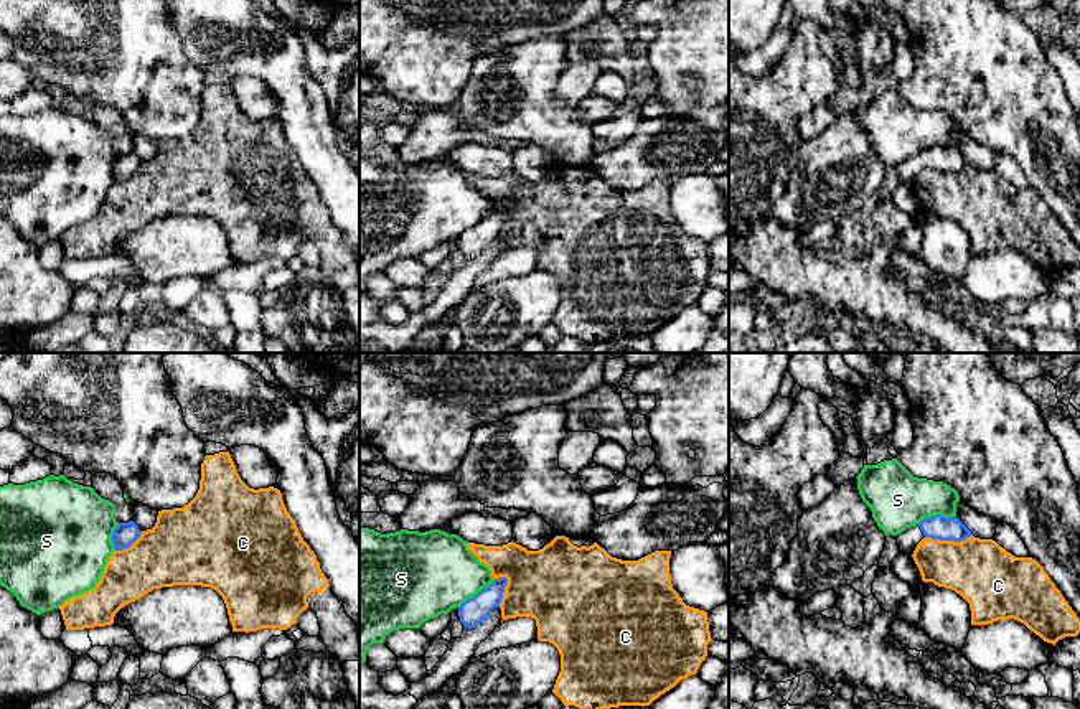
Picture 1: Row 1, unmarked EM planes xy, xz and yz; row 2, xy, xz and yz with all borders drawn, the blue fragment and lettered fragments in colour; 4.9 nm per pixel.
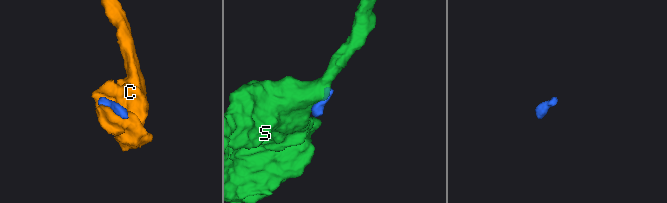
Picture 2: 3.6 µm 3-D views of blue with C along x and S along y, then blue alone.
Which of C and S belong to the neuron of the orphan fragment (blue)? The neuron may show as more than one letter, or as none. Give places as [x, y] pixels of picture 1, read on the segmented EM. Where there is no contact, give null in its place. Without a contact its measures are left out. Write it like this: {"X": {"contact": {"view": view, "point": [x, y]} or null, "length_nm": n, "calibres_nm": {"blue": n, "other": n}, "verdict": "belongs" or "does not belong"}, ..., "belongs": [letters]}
{"C": {"contact": {"view": "yz", "point": [948, 539]}, "length_nm": 240, "calibres_nm": {"blue": 120, "other": 320}, "verdict": "does not belong"}, "S": {"contact": {"view": "yz", "point": [935, 515]}, "length_nm": 200, "calibres_nm": {"blue": 120, "other": 280}, "verdict": "does not belong"}, "belongs": []}

